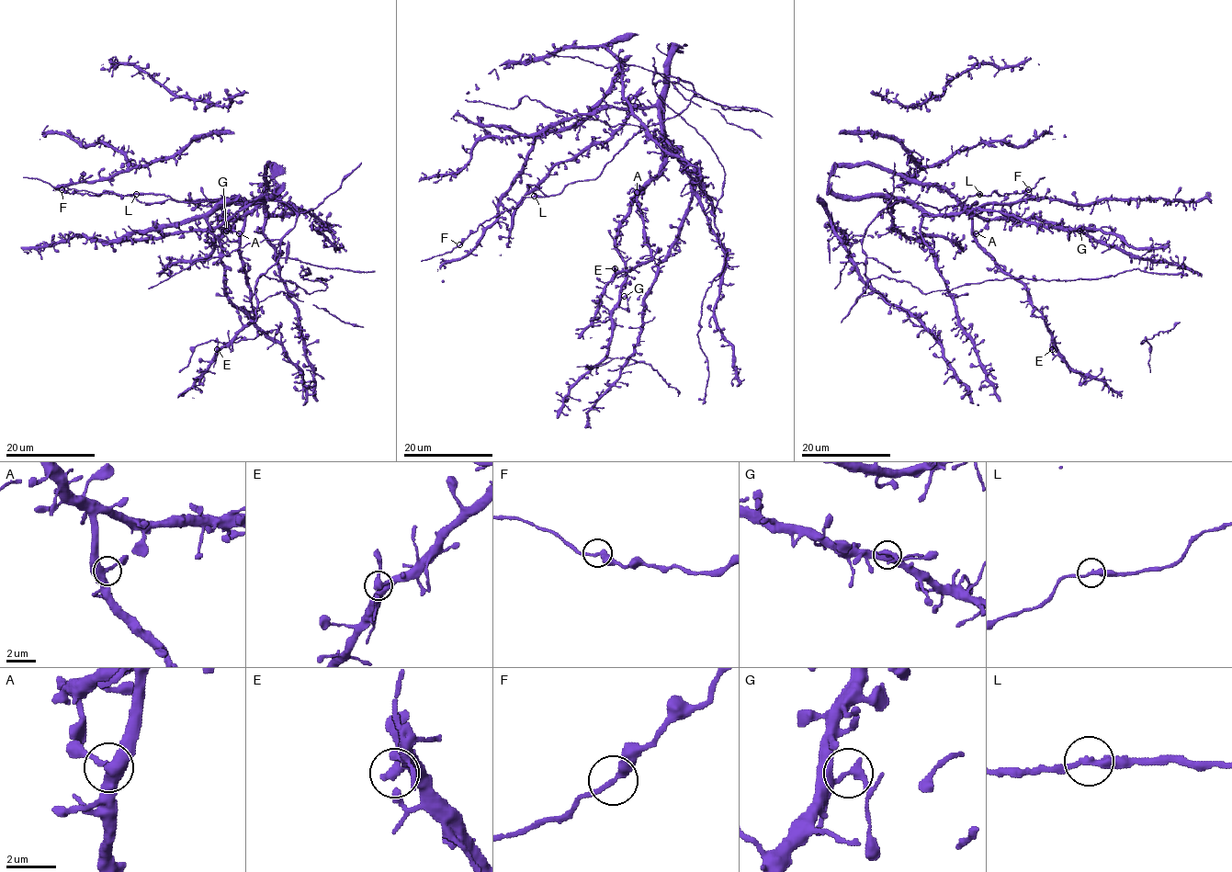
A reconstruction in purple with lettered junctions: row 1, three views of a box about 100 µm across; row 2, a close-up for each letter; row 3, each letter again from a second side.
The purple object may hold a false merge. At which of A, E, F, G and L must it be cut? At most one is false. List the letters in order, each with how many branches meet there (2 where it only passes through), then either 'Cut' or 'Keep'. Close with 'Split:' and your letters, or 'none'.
A: Branches: 3. Keep
E: Branches: 2. Keep
F: Branches: 2. Keep
G: Branches: 2. Cut
L: Branches: 2. Keep
Split: G

